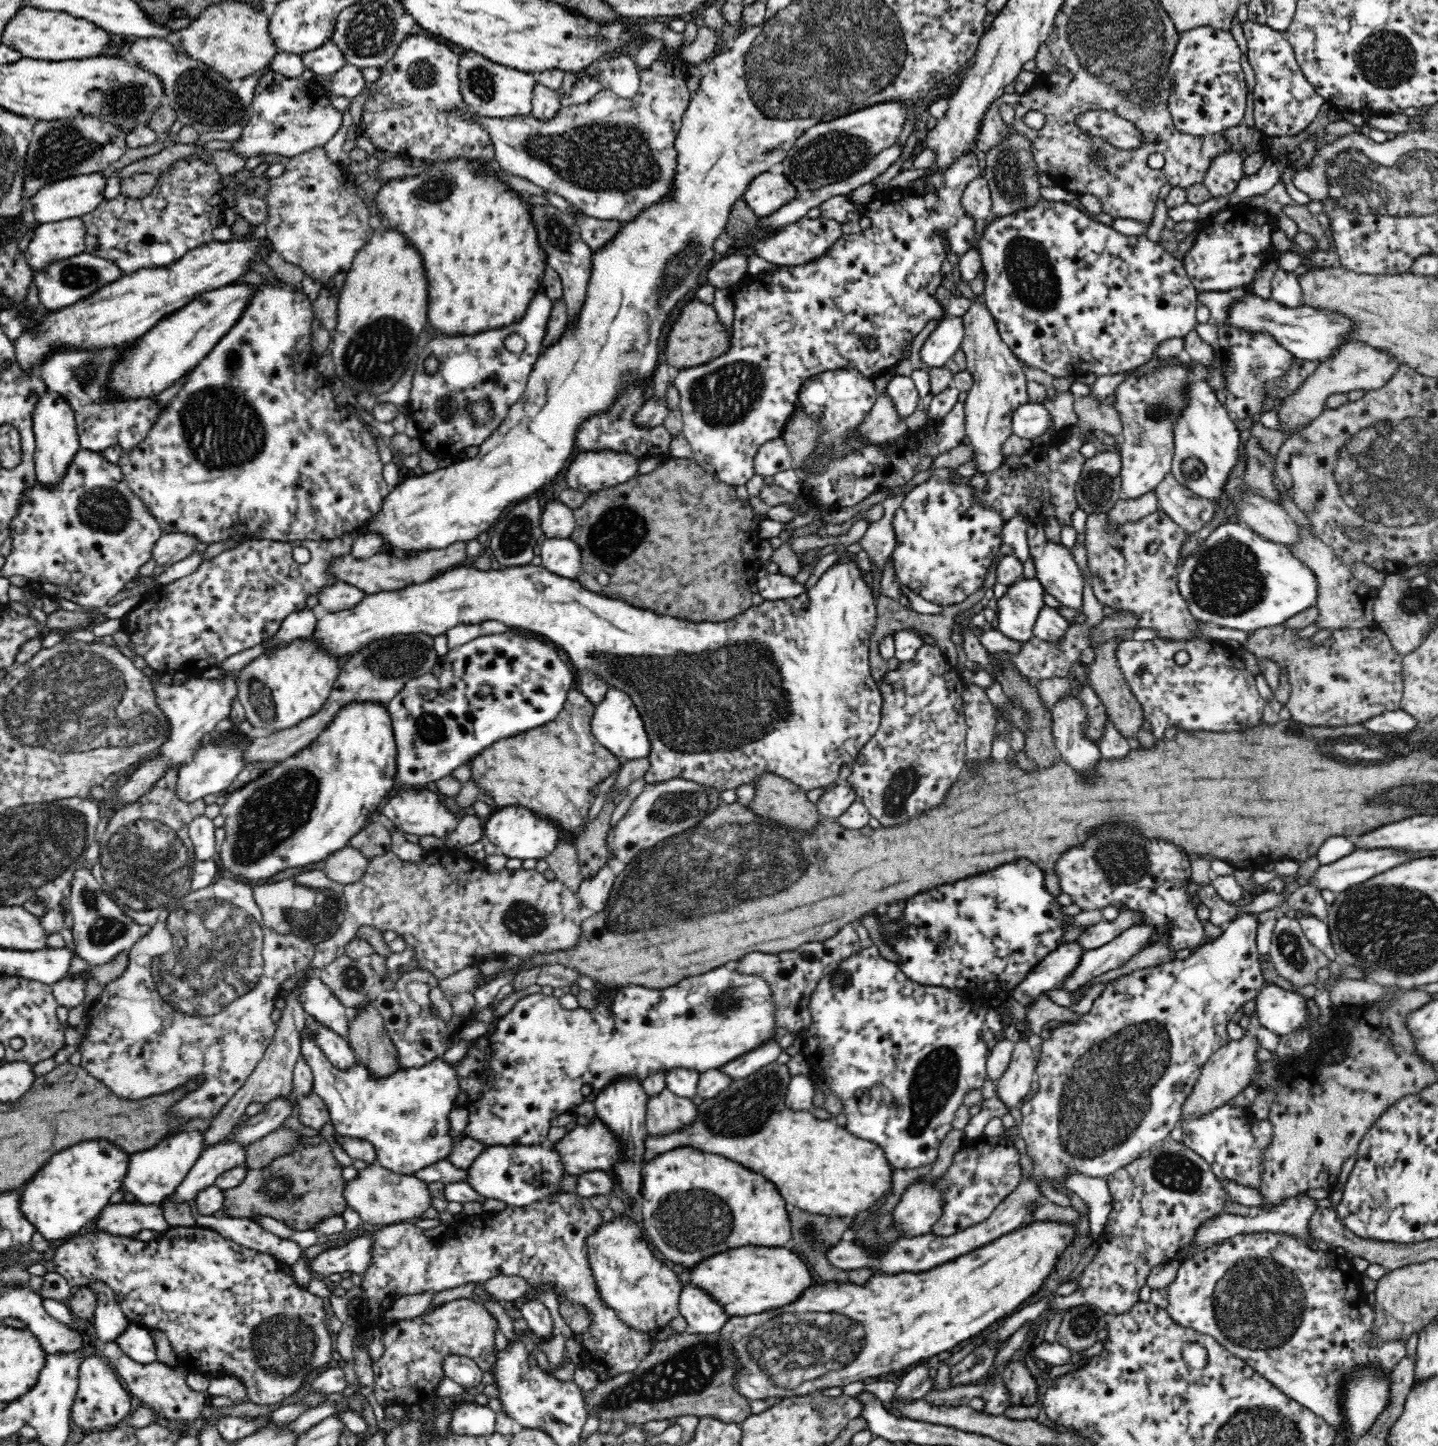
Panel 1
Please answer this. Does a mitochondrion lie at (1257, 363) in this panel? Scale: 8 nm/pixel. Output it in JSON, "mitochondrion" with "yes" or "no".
{"mitochondrion":"yes"}

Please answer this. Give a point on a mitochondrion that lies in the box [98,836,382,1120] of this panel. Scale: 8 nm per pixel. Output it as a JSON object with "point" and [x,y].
{"point":[210,953]}

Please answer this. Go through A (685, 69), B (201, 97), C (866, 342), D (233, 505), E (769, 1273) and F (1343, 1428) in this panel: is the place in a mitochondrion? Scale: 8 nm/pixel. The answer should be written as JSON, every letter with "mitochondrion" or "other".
{"A":"other","B":"mitochondrion","C":"other","D":"other","E":"other","F":"other"}

